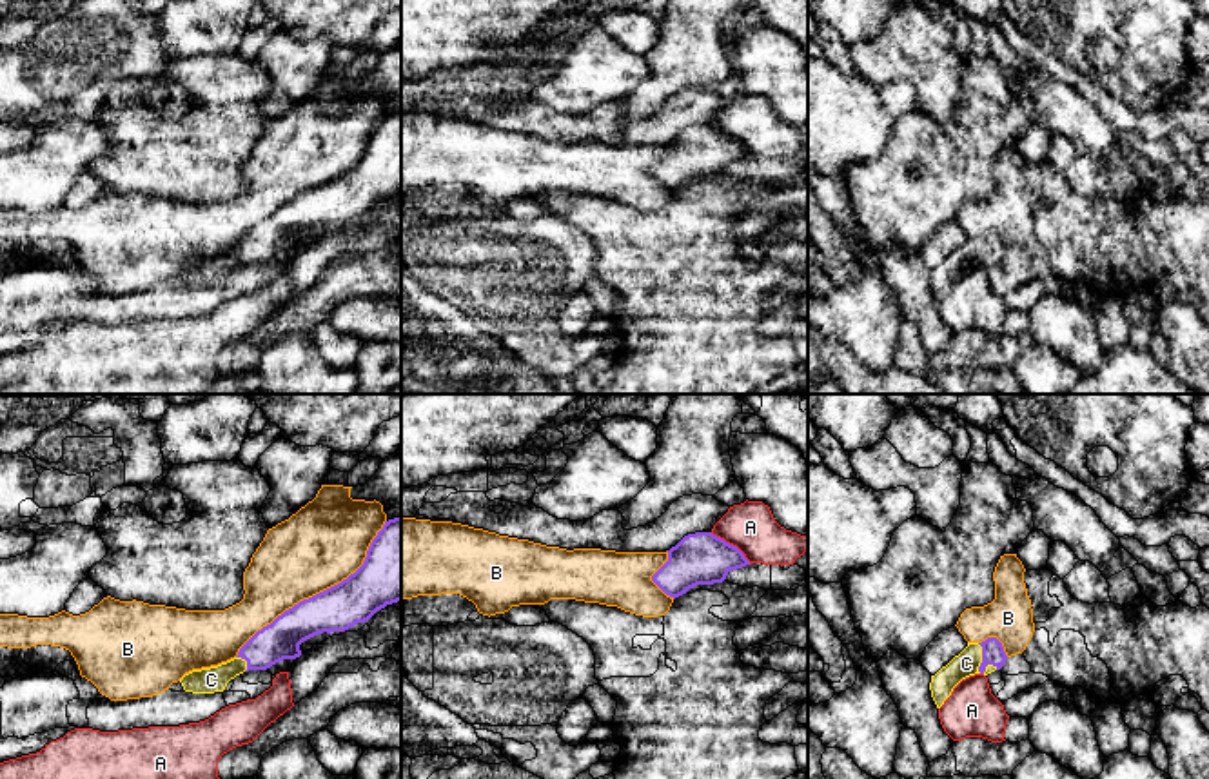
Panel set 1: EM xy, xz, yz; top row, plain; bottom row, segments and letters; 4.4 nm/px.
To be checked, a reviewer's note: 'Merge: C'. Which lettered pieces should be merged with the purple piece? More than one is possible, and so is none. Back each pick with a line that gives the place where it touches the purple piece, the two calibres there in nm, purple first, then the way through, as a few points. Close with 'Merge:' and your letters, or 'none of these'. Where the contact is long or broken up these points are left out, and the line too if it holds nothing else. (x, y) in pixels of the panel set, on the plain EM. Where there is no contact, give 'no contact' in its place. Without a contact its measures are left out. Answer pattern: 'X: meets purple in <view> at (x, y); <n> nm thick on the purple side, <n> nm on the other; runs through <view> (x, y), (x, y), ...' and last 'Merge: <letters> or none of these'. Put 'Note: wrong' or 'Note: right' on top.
Note: right
C: meets purple in yz at (979, 260); 100 nm thick on the purple side, 110 nm on the other; runs through yz (993, 246), (979, 260), (966, 256)
Merge: C

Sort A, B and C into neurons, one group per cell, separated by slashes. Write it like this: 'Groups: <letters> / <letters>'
Groups: A / B / C

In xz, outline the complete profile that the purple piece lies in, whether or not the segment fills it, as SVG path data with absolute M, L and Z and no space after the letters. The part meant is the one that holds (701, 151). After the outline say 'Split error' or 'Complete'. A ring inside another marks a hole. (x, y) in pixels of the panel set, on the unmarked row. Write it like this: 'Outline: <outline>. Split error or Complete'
Outline: M712 125L688 127L666 145L668 154L652 174L673 192L697 178L722 176L730 163L750 158L737 140Z. Complete

